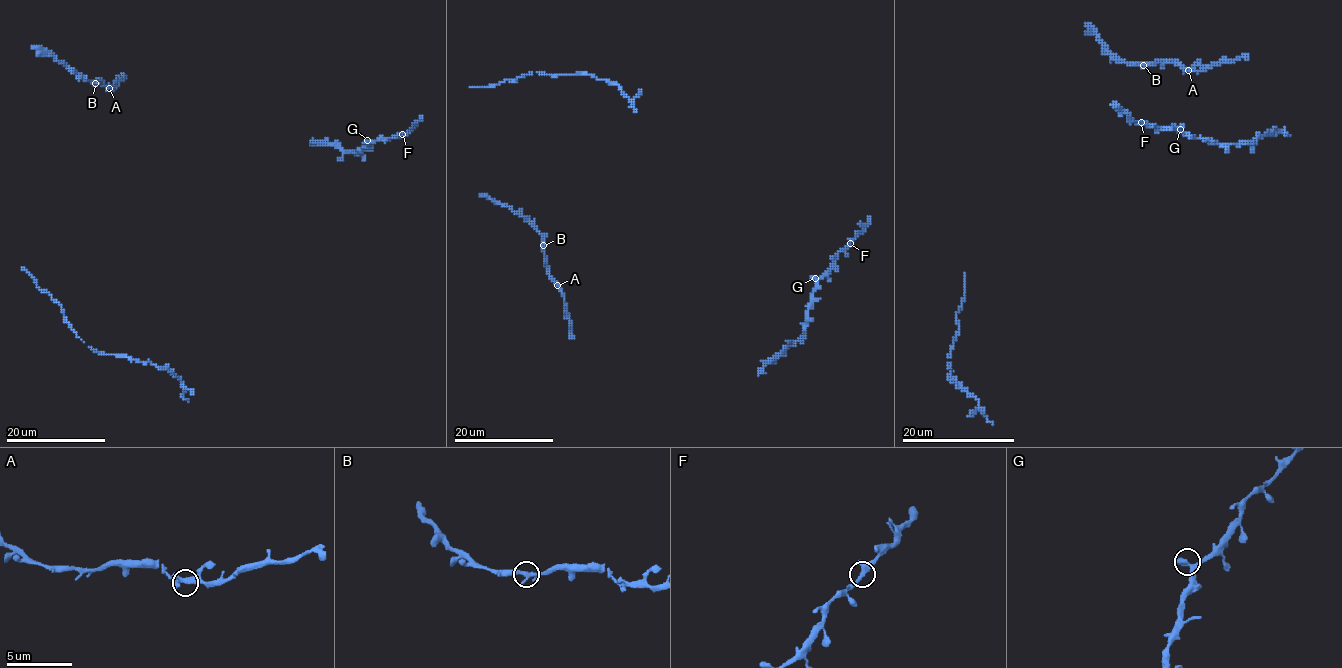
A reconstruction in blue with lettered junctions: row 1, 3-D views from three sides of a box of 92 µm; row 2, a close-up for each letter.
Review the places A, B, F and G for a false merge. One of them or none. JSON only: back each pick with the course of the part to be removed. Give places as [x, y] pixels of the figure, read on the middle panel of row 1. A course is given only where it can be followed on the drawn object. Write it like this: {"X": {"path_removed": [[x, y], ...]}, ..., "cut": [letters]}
{"cut": []}

